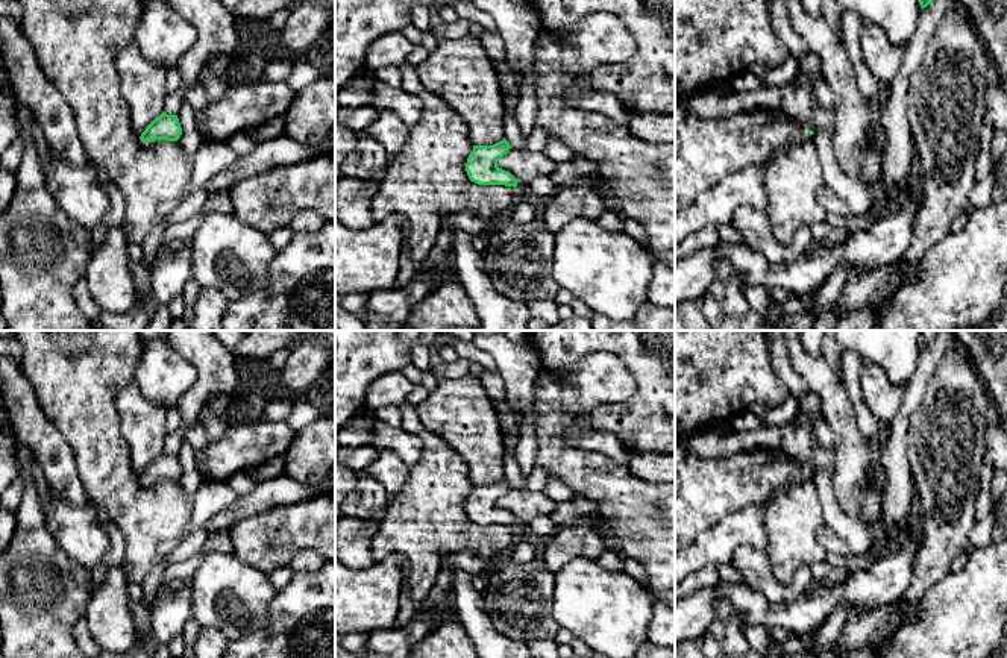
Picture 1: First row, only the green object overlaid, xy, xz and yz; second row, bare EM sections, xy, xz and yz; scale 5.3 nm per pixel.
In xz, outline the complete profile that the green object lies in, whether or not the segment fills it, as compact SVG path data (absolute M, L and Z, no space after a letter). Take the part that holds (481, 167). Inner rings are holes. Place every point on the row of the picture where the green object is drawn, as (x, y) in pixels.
M505 138L493 146L473 146L466 164L469 179L478 185L517 186L517 179L497 167L497 161L510 149L511 146Z

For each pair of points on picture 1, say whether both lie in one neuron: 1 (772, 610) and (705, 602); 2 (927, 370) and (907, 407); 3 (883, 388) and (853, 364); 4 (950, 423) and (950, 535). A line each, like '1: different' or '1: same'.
1: same
2: same
3: different
4: same

